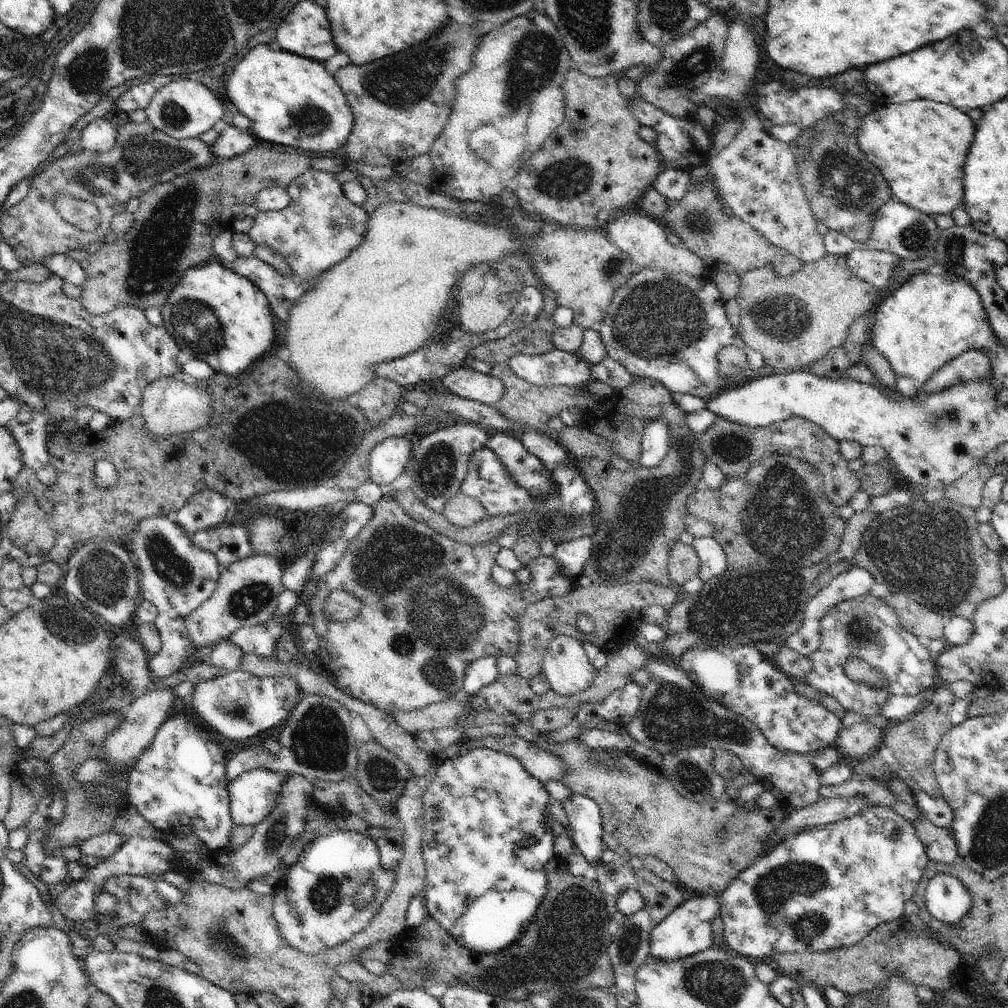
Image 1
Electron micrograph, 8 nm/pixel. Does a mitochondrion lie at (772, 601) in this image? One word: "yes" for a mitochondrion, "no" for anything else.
yes

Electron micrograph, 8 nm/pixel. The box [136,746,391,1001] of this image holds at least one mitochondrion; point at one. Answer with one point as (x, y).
(221, 939)

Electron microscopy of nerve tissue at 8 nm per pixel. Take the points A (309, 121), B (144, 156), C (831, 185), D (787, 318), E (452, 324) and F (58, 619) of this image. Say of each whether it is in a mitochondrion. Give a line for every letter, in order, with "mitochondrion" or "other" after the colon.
A: mitochondrion
B: mitochondrion
C: mitochondrion
D: mitochondrion
E: other
F: mitochondrion

